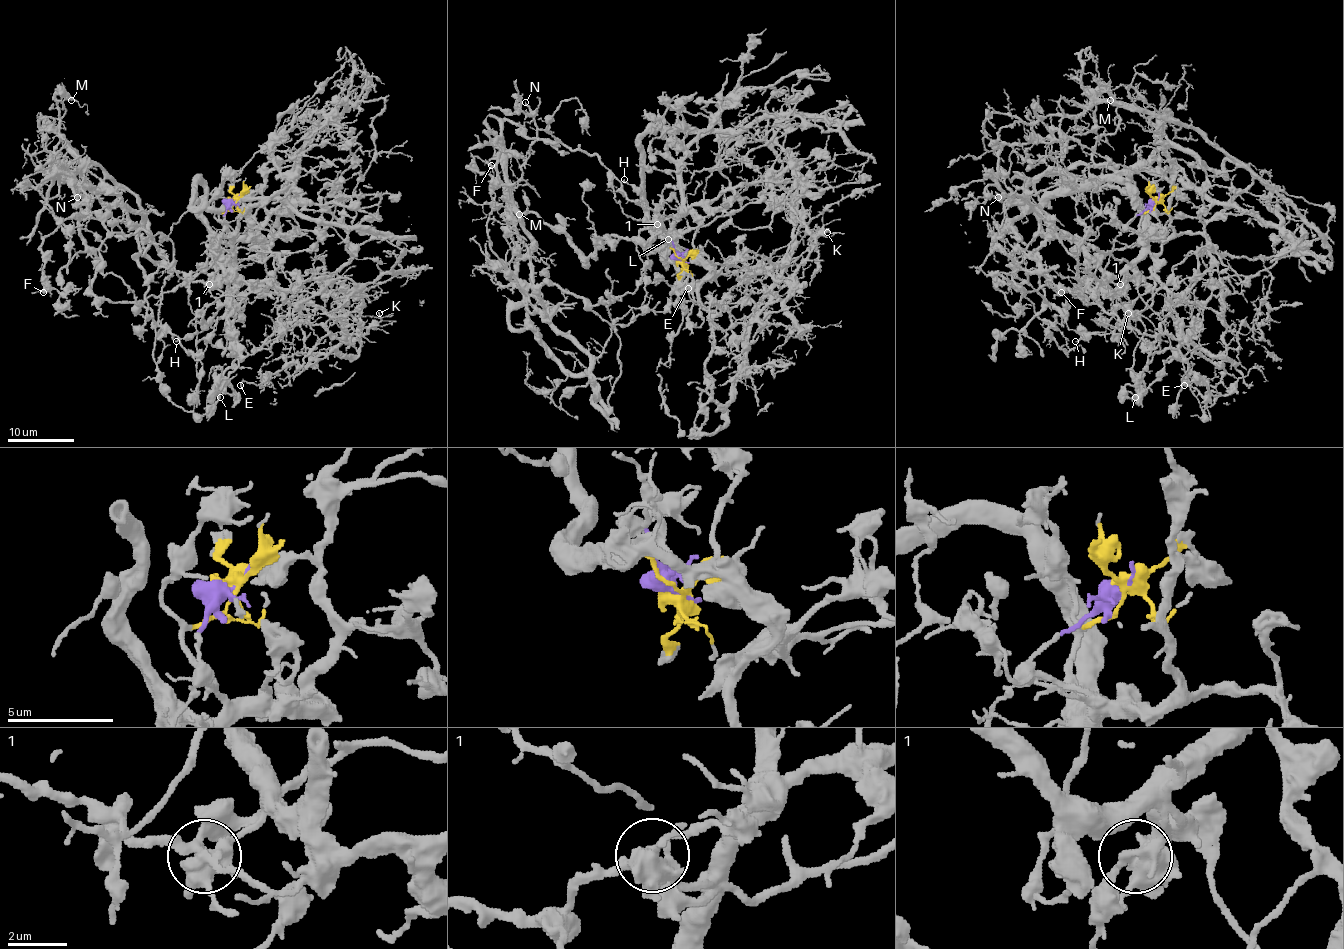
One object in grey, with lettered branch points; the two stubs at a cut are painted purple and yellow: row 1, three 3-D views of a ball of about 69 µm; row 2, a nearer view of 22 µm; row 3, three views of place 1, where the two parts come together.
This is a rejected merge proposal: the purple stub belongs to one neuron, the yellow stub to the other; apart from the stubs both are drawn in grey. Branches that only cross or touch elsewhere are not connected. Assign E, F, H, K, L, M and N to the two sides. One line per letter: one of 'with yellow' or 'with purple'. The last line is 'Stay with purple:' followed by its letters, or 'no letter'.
E: with yellow
F: with purple
H: with purple
K: with yellow
L: with yellow
M: with purple
N: with purple
Stay with purple: F, H, M, N

